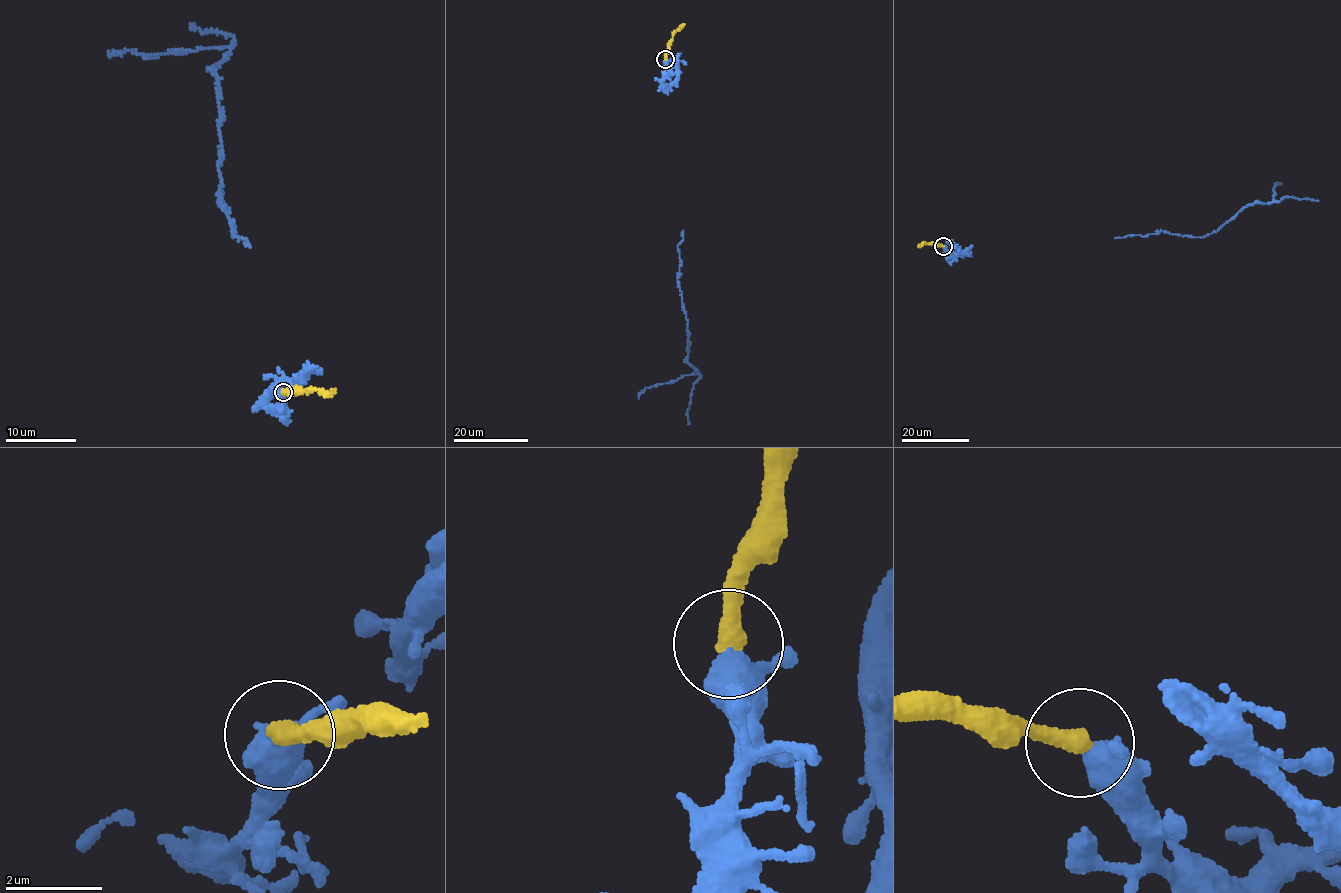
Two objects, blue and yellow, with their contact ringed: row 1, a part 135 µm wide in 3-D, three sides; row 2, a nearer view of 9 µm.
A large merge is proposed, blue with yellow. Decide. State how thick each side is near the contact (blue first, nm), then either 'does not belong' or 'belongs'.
440/440 nm | does not belong

